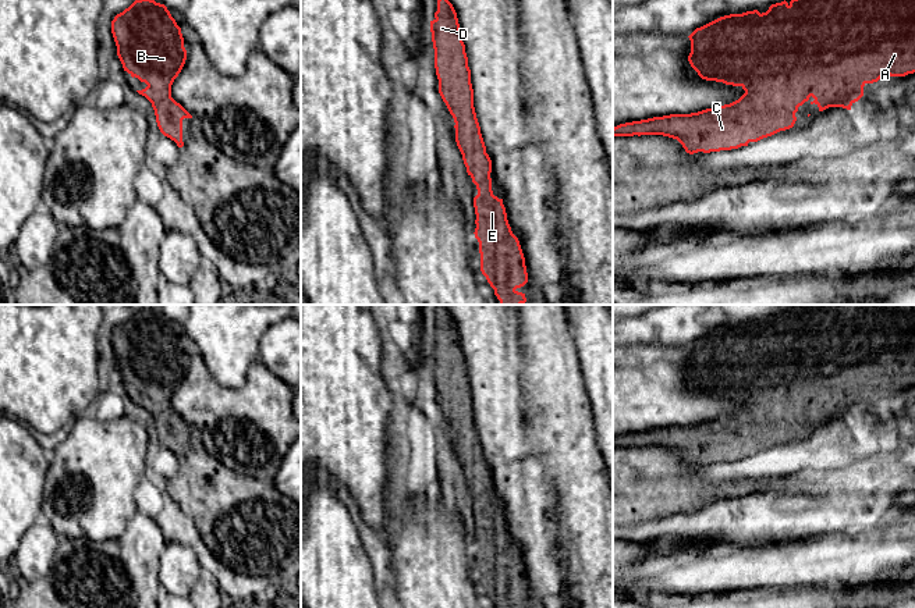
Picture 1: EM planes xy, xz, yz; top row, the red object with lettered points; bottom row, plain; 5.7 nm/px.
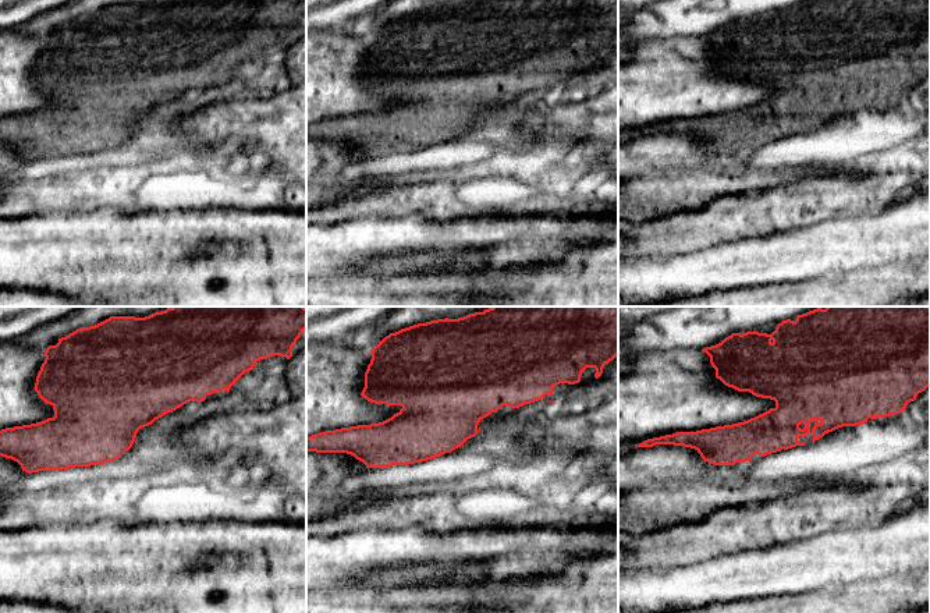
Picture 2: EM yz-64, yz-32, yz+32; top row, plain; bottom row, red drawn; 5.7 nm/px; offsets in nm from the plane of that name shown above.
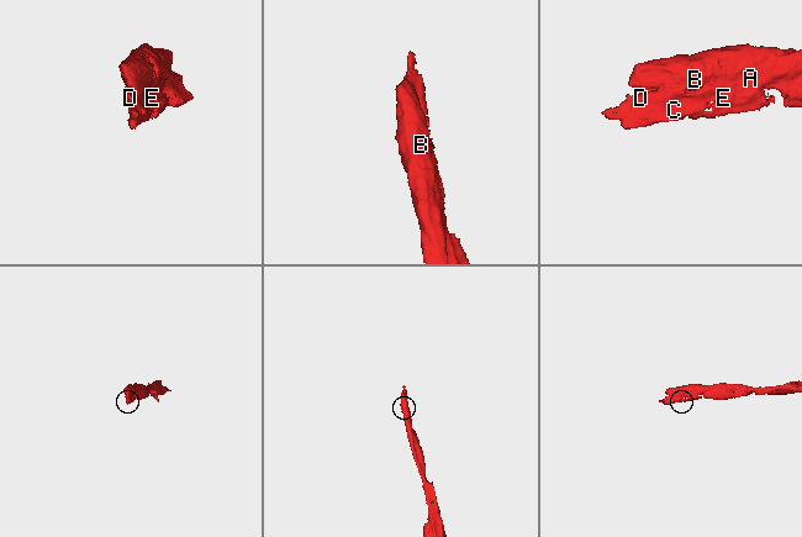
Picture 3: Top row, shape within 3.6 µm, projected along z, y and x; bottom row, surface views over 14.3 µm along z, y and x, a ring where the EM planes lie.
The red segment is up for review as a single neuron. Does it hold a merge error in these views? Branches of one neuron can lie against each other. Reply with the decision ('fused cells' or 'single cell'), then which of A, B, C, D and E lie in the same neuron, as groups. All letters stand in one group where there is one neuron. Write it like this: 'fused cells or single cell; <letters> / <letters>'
single cell; A B C D E

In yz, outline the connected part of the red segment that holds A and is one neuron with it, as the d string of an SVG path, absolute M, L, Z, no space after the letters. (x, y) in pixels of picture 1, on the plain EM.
M806 305L797 310L791 310L790 314L784 312L781 314L772 316L769 321L762 326L758 321L753 321L742 326L720 328L701 339L696 339L688 349L691 352L688 373L702 391L741 398L745 405L730 416L706 420L698 424L670 426L620 435L613 440L613 448L663 447L677 451L689 466L698 463L710 465L748 458L749 454L758 454L780 442L792 440L797 433L795 424L798 423L798 419L808 413L811 408L815 410L811 416L815 415L819 419L819 423L829 419L851 422L851 417L863 408L863 398L866 395L877 394L884 387L905 388L915 384L915 305Z

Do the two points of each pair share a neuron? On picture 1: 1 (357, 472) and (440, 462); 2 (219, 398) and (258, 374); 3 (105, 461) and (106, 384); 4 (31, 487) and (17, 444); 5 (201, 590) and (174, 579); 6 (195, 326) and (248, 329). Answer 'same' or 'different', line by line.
1: different
2: same
3: same
4: same
5: different
6: same

